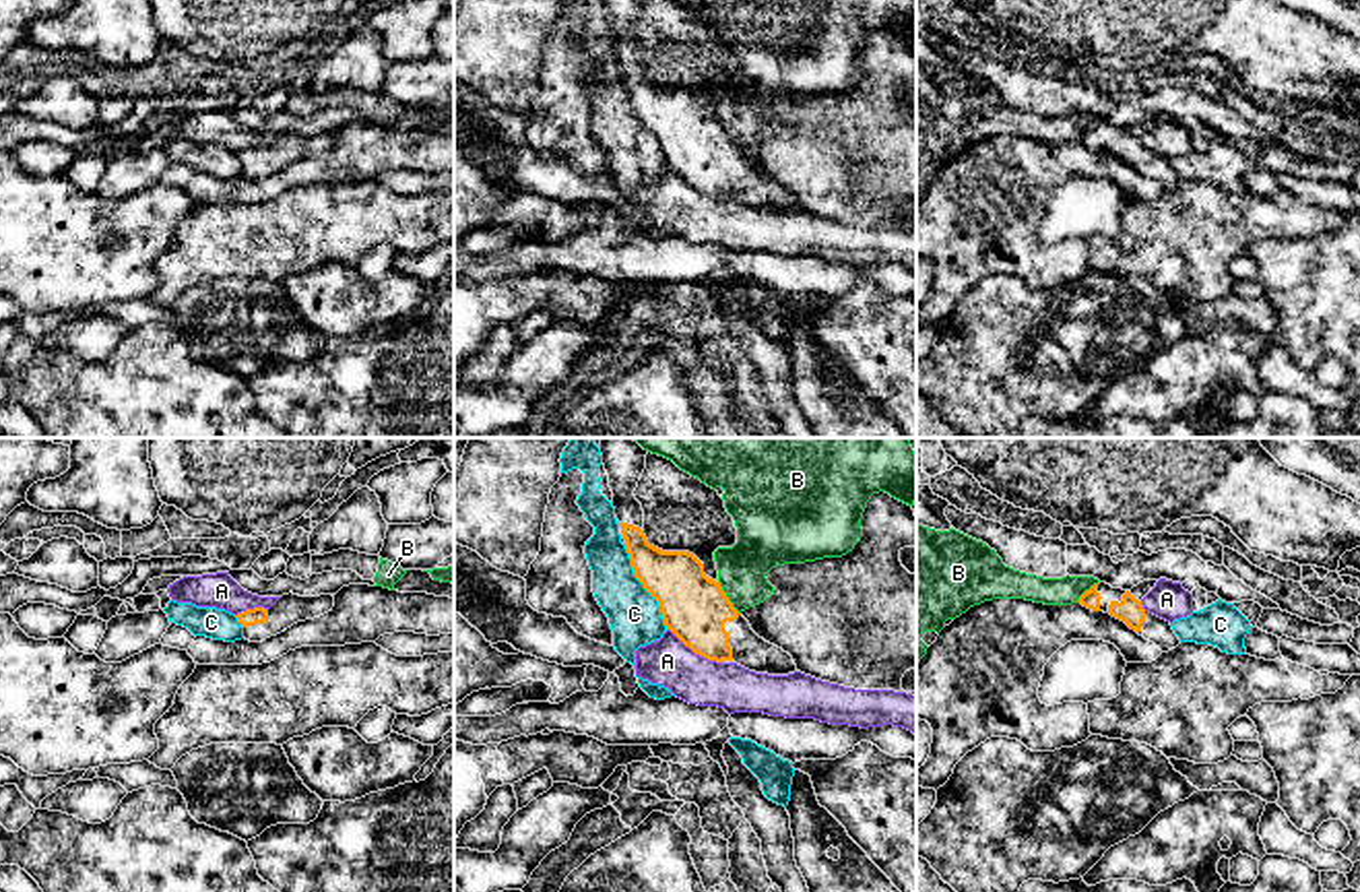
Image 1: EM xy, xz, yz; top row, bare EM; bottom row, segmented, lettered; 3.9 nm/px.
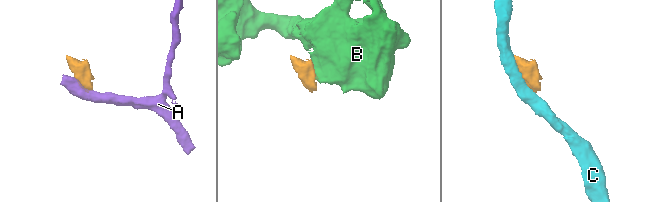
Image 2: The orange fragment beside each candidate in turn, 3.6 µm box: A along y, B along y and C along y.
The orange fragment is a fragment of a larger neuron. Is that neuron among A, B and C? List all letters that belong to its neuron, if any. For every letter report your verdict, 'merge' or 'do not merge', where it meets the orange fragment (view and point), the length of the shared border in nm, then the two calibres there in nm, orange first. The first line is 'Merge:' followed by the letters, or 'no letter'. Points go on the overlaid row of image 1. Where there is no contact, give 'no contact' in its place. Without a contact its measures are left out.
Merge: no letter
A: do not merge; contact xz (694, 651); length 260 nm; calibres 260 and 190 nm
B: do not merge; contact xz (727, 597); length 160 nm; calibres 260 and 200 nm
C: do not merge; contact xz (644, 587); length 360 nm; calibres 260 and 200 nm

